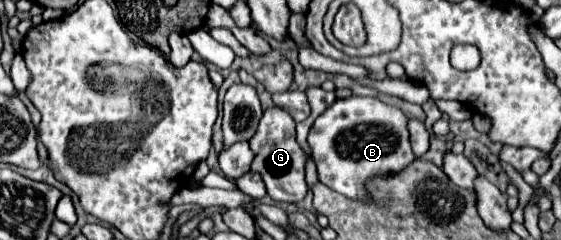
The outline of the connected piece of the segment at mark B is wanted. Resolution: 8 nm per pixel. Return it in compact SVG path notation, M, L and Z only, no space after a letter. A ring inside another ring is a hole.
M352 96L336 100L312 124L308 132L312 160L318 180L350 200L368 204L366 182L378 176L398 174L416 158L408 140L408 118L402 110L380 102L378 98Z

